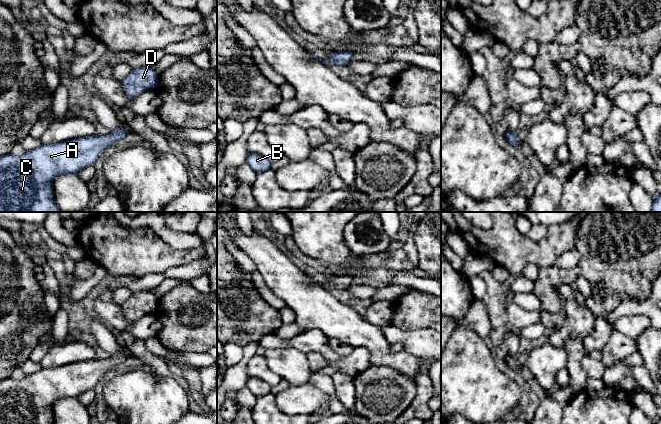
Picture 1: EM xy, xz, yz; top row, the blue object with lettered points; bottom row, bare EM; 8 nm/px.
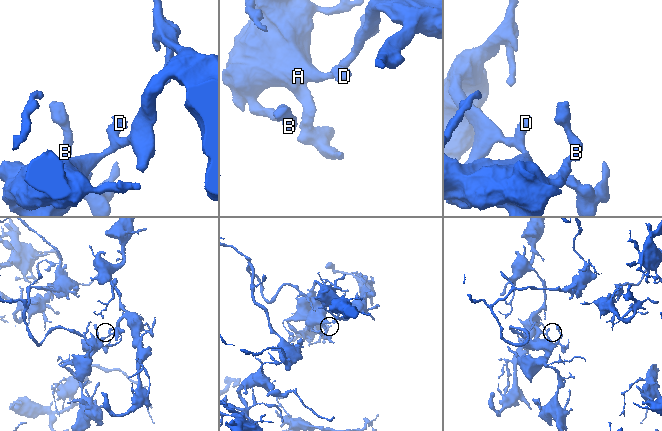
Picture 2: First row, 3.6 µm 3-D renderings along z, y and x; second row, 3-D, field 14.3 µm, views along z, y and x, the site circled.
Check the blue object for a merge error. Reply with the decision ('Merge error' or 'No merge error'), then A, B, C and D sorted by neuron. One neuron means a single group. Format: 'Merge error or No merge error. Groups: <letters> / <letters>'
No merge error. Groups: A B C D

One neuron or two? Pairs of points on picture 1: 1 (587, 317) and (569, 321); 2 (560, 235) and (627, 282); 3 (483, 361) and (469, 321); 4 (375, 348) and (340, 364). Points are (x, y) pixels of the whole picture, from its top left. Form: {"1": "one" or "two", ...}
{"1": "one", "2": "two", "3": "two", "4": "two"}

